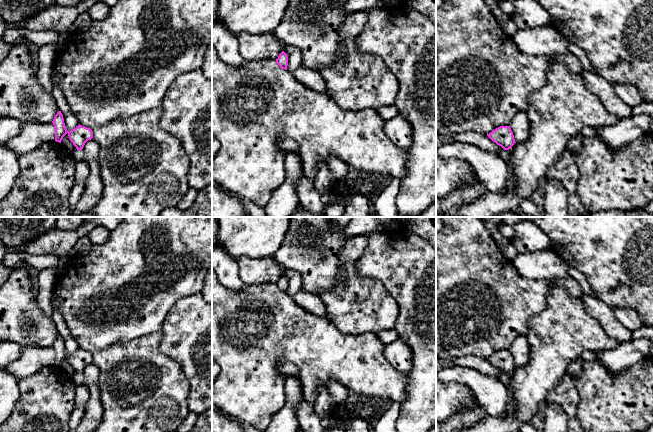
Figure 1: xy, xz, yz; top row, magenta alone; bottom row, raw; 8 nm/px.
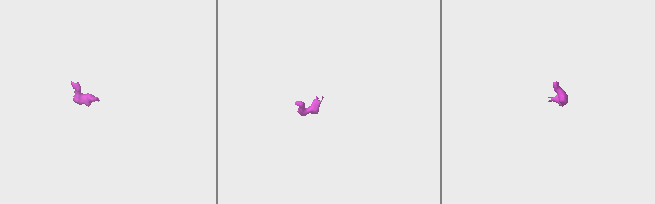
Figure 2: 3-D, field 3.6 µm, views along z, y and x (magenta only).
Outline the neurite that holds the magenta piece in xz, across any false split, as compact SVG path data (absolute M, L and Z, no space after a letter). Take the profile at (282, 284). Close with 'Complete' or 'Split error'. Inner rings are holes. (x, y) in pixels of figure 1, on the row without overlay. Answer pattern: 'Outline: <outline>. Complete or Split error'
Outline: M284 275L279 278L278 282L276 283L276 287L280 290L280 292L287 294L288 280Z. Complete

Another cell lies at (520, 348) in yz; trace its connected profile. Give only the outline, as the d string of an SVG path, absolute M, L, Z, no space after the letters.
M525 335L519 336L512 344L510 352L515 366L525 366L529 361L529 344Z

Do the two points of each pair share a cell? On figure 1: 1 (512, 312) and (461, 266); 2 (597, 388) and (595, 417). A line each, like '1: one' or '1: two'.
1: one
2: one

